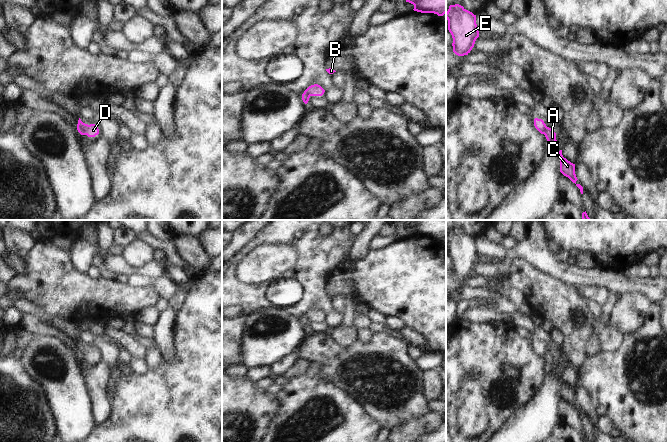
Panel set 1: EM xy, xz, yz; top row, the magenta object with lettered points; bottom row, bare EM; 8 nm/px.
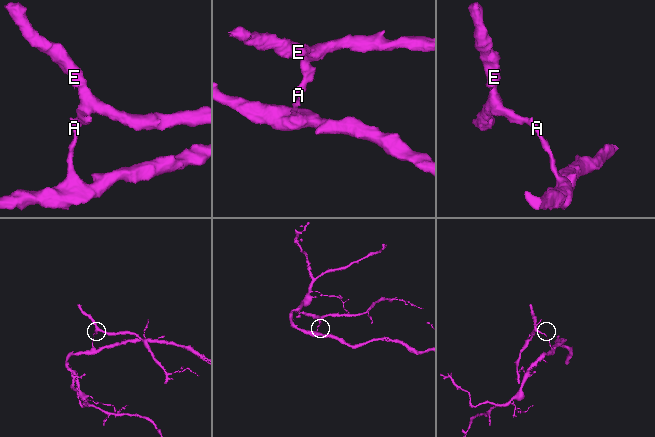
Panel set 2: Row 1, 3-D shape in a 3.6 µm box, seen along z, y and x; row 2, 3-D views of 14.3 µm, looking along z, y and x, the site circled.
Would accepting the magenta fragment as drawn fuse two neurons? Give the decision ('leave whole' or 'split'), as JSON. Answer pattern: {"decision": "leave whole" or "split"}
{"decision": "split"}

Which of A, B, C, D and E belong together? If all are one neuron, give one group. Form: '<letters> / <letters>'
A C / B D E

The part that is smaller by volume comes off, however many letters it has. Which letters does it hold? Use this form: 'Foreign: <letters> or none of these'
Foreign: B, D, E

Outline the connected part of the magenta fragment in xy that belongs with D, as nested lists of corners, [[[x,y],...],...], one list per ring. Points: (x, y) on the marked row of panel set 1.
[[[80,118],[78,120],[77,127],[78,126],[81,126],[85,130],[85,135],[87,135],[88,137],[95,137],[99,134],[99,129],[95,124],[85,124],[81,121]]]

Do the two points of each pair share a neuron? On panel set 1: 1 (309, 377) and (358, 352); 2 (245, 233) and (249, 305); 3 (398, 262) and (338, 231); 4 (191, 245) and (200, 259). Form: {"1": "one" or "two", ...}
{"1": "two", "2": "two", "3": "two", "4": "one"}

